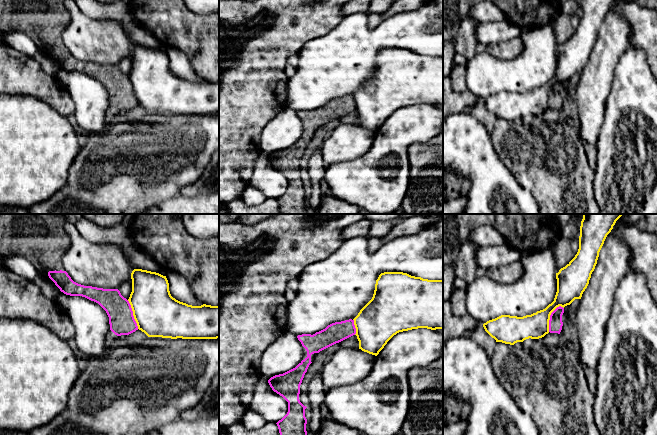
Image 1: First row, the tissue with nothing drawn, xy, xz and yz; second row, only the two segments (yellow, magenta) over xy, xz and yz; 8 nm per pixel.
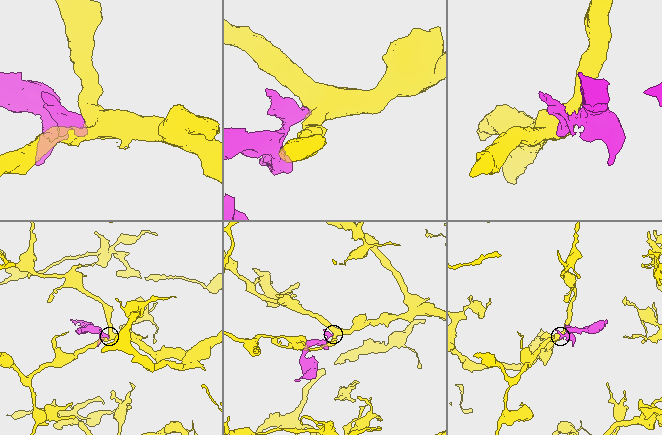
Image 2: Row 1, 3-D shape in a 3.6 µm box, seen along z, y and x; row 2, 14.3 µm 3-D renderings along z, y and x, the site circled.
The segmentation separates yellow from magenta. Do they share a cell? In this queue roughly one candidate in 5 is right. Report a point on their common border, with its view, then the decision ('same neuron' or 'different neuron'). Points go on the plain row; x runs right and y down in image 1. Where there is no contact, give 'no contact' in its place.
yz (549, 93) | different neuron

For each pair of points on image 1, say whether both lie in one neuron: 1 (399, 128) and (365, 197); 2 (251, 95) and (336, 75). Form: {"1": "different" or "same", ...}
{"1": "same", "2": "different"}

